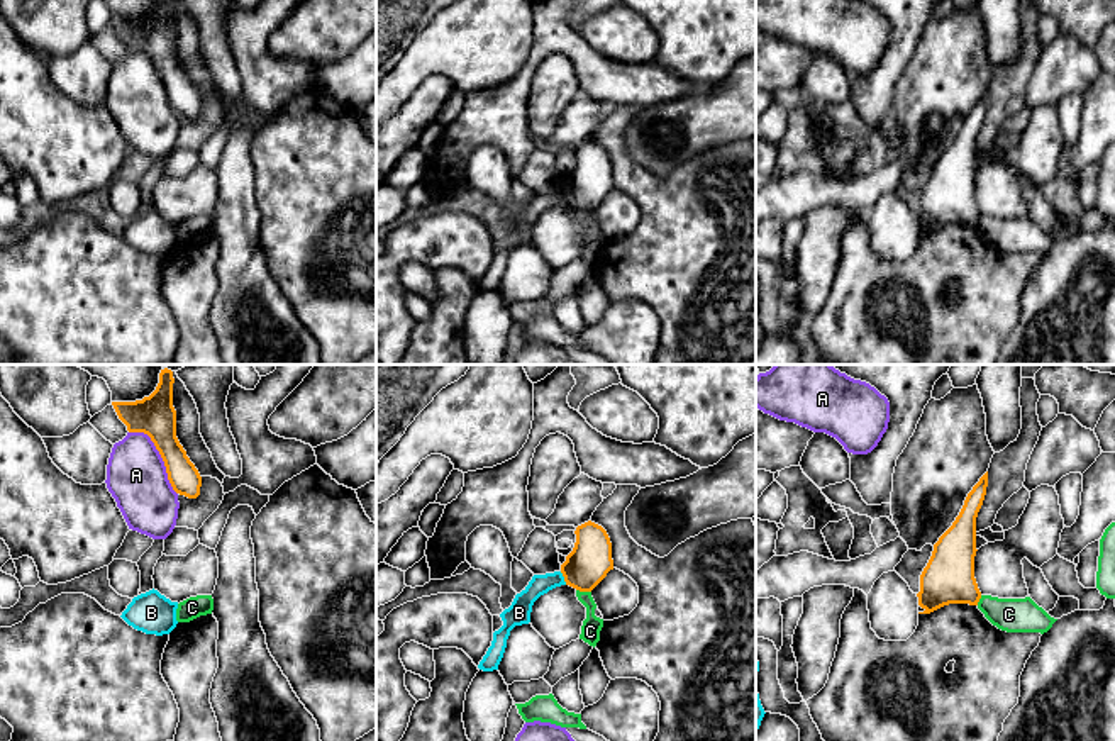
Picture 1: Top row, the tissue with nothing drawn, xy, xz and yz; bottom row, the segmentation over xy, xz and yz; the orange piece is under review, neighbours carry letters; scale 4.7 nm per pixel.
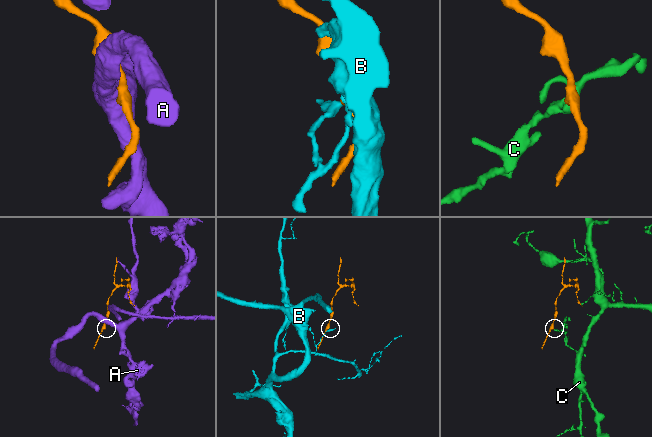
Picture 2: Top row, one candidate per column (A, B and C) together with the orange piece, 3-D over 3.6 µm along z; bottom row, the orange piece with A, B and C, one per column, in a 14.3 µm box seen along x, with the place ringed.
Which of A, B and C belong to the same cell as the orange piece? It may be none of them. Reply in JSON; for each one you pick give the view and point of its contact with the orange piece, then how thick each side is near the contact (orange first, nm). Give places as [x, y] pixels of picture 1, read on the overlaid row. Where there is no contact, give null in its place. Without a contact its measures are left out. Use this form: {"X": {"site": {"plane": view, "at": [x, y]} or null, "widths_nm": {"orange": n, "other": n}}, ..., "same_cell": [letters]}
{"same_cell": []}

